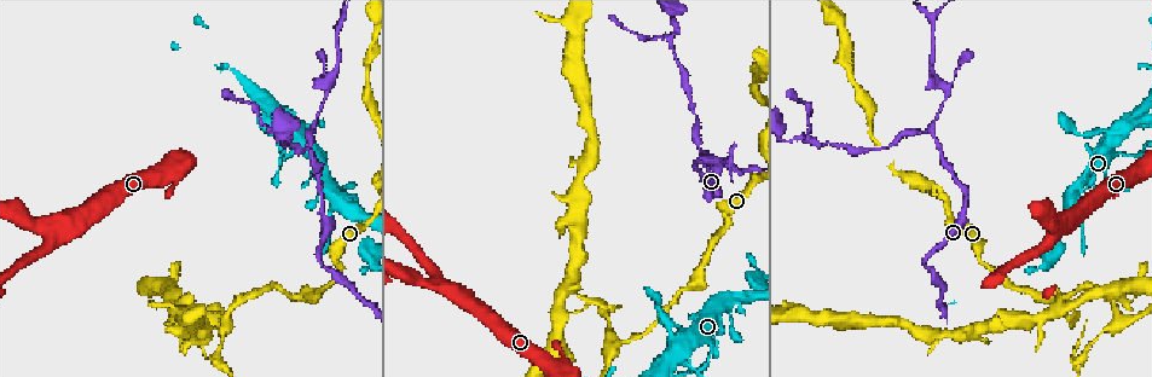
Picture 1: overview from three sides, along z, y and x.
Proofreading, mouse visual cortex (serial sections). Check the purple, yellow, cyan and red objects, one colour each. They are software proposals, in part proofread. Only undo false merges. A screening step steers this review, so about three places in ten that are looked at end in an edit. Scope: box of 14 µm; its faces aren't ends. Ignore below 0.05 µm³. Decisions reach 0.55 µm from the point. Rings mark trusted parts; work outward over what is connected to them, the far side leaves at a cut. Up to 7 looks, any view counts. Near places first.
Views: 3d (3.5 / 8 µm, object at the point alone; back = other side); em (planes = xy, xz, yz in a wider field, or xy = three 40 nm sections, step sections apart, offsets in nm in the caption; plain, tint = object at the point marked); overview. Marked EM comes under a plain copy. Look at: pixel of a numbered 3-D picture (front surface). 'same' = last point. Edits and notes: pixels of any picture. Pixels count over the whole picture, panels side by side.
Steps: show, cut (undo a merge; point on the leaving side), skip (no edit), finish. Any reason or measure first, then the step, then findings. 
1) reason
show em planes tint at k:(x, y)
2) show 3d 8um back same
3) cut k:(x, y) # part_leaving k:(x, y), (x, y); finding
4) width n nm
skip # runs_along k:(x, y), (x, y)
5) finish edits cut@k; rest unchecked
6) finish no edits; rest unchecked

two arms in line, one across
show 3d 3.5um at 1:(1119, 324)

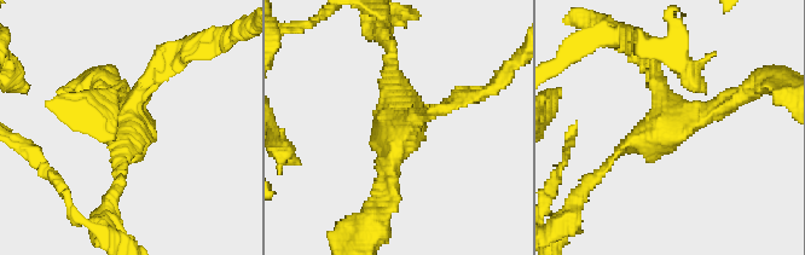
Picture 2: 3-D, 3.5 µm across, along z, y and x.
arms 3; arm_widths 150, 200, 250 nm
show em xy step 2 tint at 2:(666, 120)

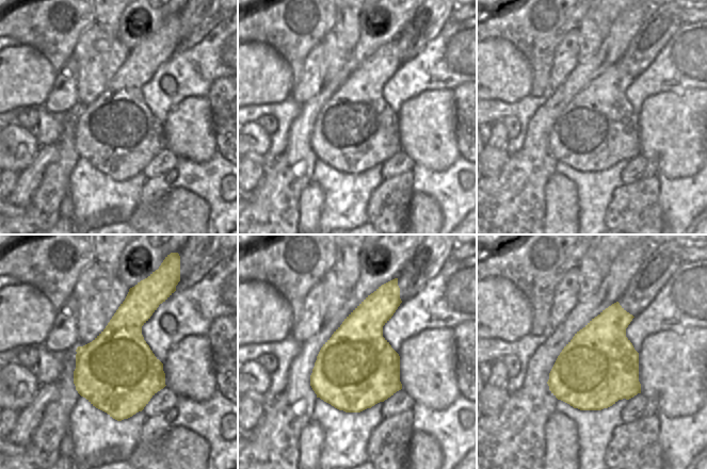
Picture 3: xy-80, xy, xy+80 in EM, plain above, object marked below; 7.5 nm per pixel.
skip # runs_along 2:(177, 64), (135, 98), (121, 168); one cell here

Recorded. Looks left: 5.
four or more arms meet
show 3d 3.5um at 1:(1113, 132)

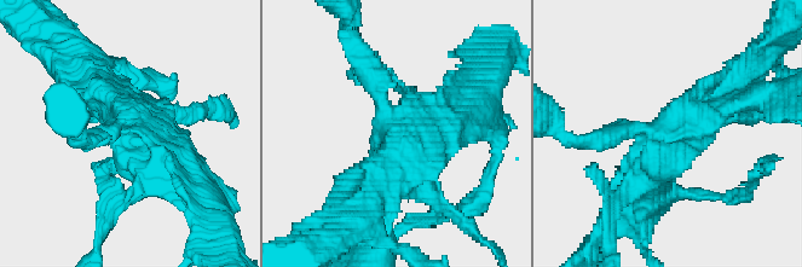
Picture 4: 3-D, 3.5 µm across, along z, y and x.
show em xy step 5 tint at 4:(663, 131)

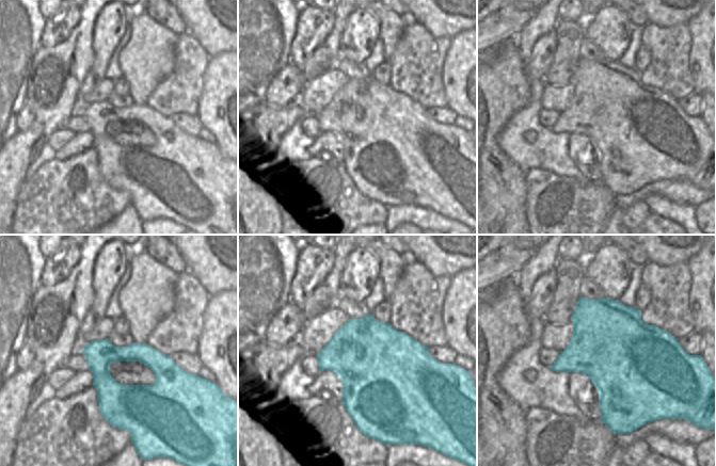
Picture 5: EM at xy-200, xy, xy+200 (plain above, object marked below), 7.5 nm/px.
skip # runs_along 4:(189, 191), (99, 87); continuous, no second cell

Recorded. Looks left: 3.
sharp bend
show 3d 3.5um at 1:(320, 257)

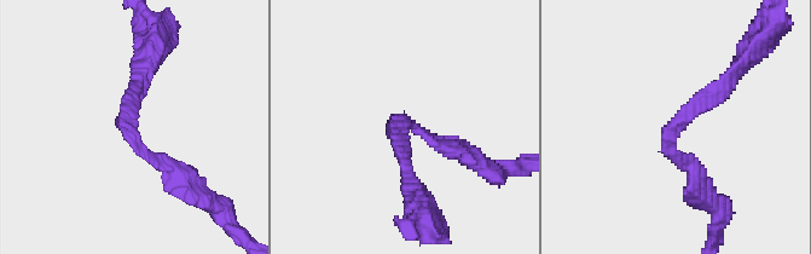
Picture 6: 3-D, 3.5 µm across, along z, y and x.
arm_widths 150, 200 nm
skip # runs_along 6:(144, 71), (126, 127), (181, 175); one cell here

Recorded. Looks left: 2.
finish no edits; rest unchecked

